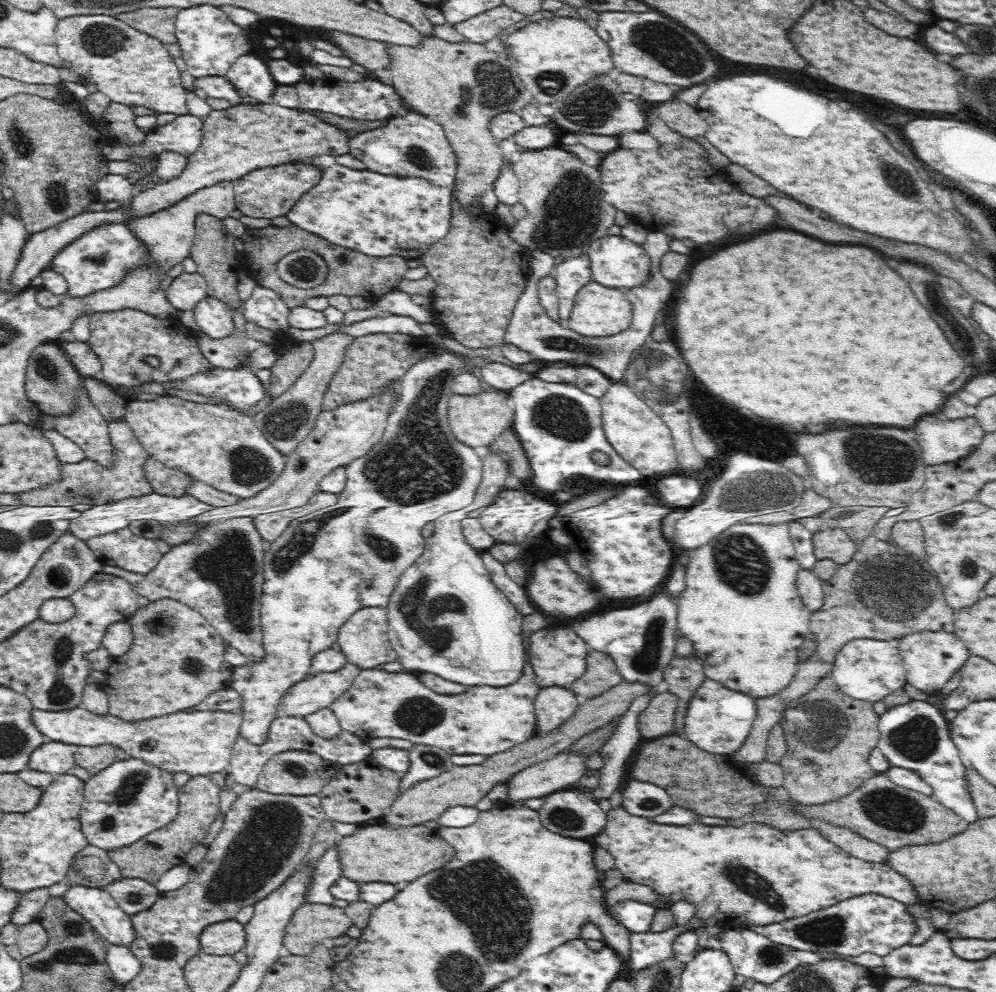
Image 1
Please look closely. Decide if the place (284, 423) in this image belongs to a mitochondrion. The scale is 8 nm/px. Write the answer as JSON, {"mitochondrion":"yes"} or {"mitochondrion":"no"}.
{"mitochondrion":"yes"}

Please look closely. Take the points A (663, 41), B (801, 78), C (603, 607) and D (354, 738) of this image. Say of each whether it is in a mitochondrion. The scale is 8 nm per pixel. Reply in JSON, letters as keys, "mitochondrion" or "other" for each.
{"A":"mitochondrion","B":"other","C":"other","D":"other"}

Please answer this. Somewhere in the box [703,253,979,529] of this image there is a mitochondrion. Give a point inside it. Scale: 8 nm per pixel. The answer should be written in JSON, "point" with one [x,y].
{"point":[878,459]}

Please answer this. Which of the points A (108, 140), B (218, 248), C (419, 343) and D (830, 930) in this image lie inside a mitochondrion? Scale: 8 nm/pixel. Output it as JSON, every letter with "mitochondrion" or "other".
{"A":"other","B":"other","C":"other","D":"mitochondrion"}

